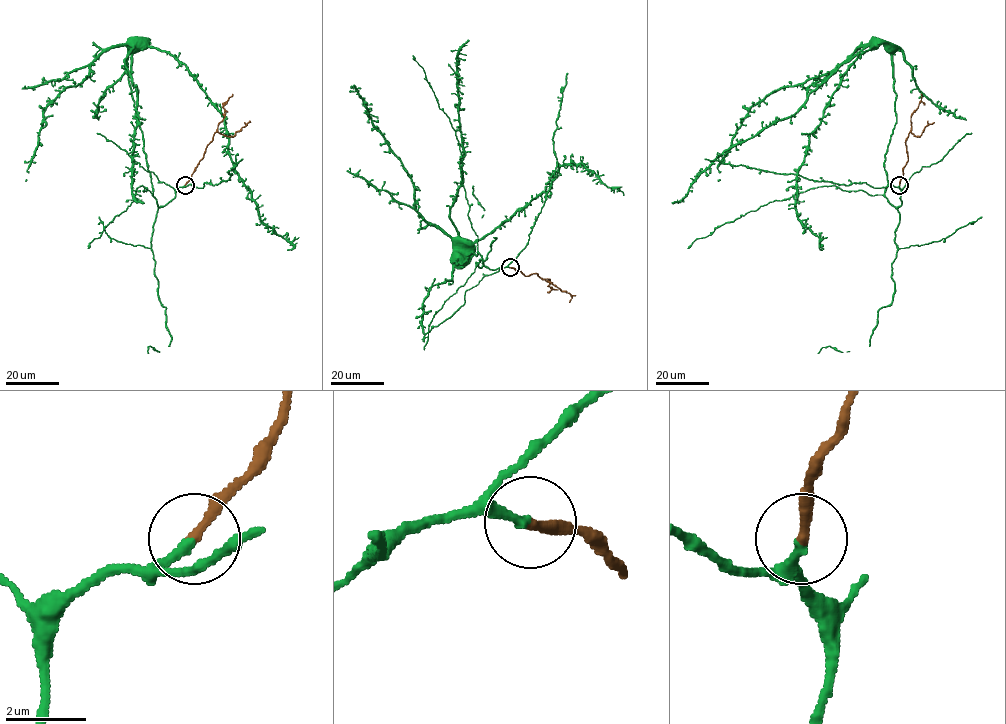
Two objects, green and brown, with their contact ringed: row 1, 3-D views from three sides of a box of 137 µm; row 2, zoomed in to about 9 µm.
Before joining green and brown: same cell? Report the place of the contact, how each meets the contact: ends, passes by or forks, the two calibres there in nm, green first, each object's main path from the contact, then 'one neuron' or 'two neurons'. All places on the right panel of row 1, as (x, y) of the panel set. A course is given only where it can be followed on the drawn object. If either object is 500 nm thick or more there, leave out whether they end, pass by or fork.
(899, 185) | green ends | brown ends | 220/260 nm | green via (899, 184), (893, 206), (884, 169), (896, 93), (882, 42), (850, 65), (798, 172), (797, 218), (821, 250) | brown via (899, 184), (908, 159), (905, 140), (908, 134), (911, 132), (919, 136), (924, 128), (934, 122) | one neuron

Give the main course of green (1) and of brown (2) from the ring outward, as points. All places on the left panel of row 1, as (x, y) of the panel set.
1: (185, 184), (158, 206), (128, 80), (140, 42), (185, 65), (224, 118), (235, 172), (287, 250)
2: (185, 184), (213, 134), (218, 132), (233, 136), (247, 124), (244, 122)

